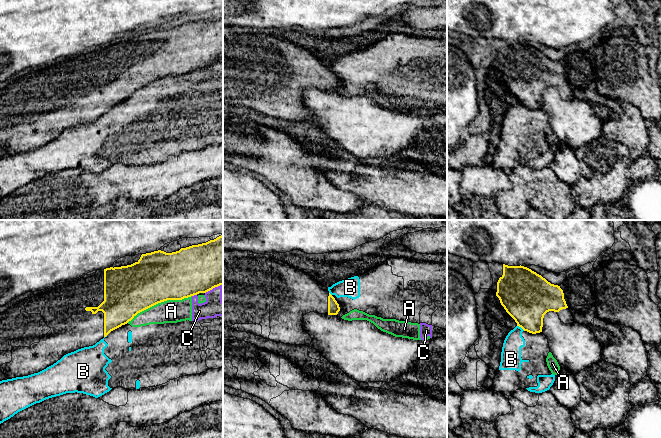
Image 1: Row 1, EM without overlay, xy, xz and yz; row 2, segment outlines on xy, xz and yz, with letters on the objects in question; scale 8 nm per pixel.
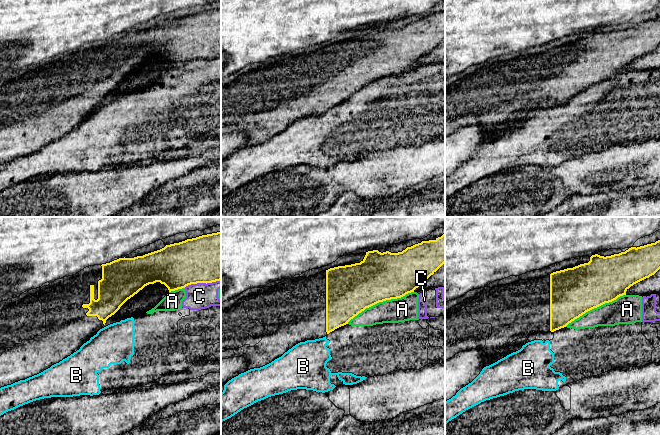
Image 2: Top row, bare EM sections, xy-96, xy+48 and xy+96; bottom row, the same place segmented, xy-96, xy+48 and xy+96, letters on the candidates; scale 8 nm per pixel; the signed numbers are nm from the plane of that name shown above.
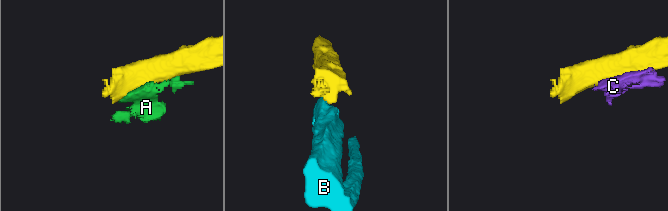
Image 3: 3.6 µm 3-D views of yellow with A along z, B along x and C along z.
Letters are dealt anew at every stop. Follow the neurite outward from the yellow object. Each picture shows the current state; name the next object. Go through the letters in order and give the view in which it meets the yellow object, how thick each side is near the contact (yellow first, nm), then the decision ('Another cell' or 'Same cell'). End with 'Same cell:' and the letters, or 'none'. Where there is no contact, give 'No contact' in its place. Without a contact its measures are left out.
A: Touches yellow in xy. Thickness 400 nm (yellow) against 190 nm. Another cell
B: Touches yellow in yz. Thickness 400 nm (yellow) against 160 nm. Another cell
C: Touches yellow in xy. Thickness 380 nm (yellow) against 150 nm. Another cell
Same cell: none

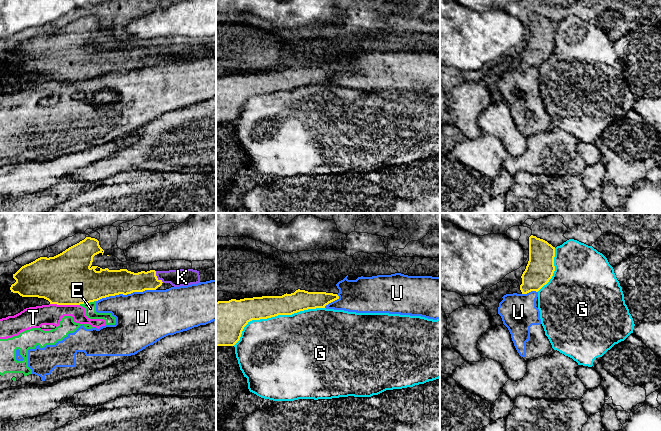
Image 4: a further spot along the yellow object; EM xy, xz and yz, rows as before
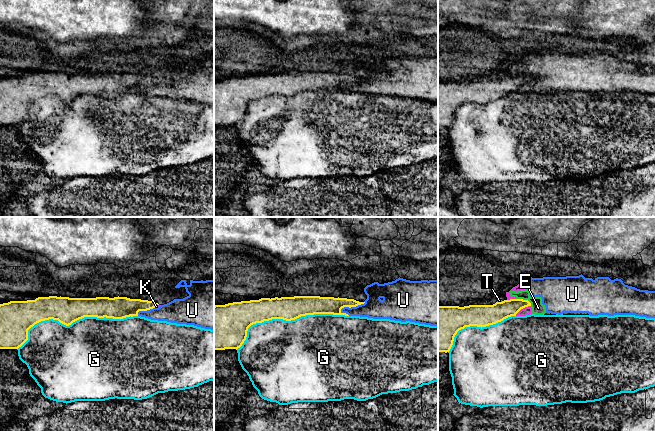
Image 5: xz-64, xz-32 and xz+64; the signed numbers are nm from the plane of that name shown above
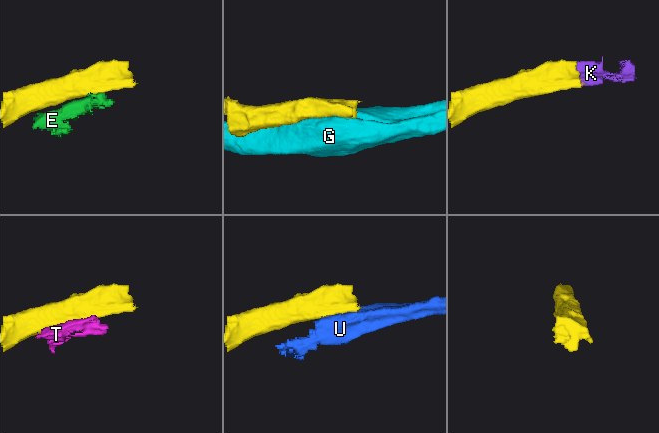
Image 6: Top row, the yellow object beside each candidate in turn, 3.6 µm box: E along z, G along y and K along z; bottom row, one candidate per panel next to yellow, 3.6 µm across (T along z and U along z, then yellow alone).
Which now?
E: Touches yellow in xy. Thickness 420 nm (yellow) against 100 nm. Another cell
G: Touches yellow in xz. Thickness 190 nm (yellow) against 480 nm. Another cell
K: Touches yellow in xy. Thickness 190 nm (yellow) against 140 nm. Same cell
T: Touches yellow in xy. Thickness 420 nm (yellow) against 170 nm. Another cell
U: Touches yellow in xy. Thickness 220 nm (yellow) against 440 nm. Another cell
Same cell: K

